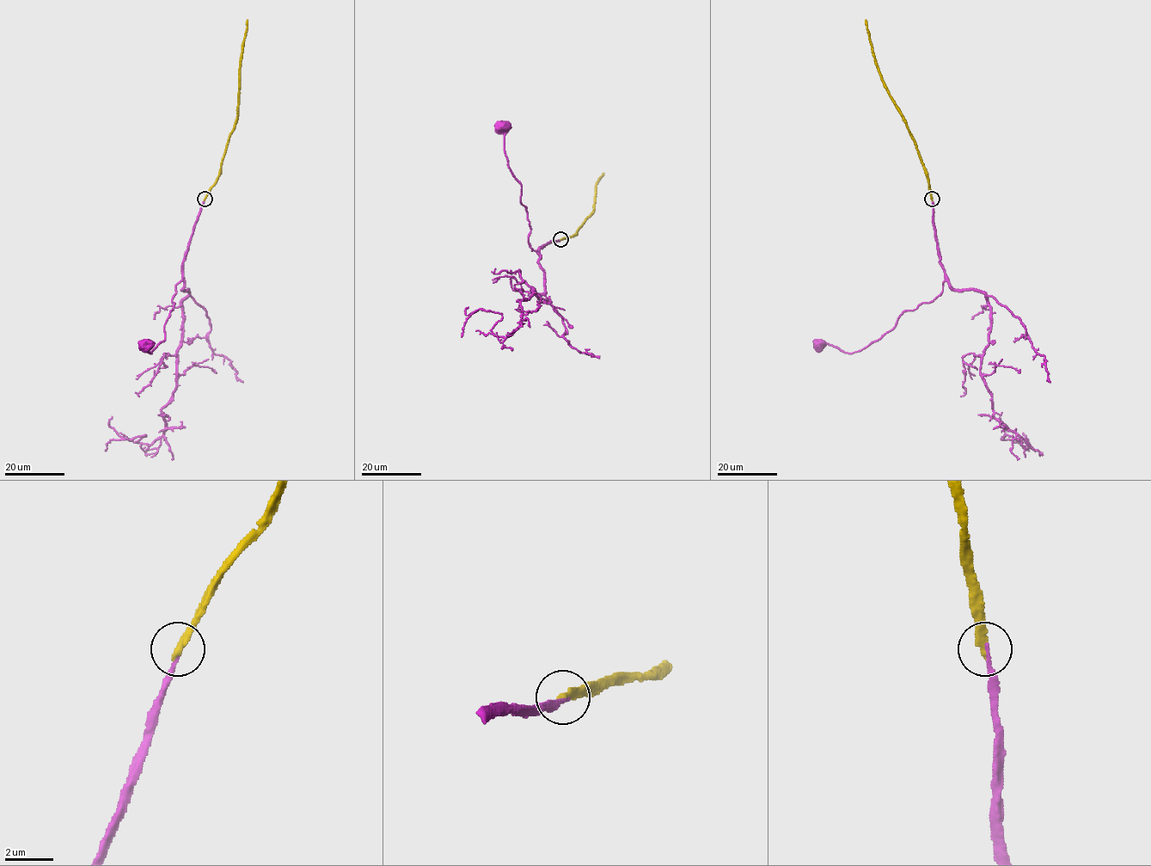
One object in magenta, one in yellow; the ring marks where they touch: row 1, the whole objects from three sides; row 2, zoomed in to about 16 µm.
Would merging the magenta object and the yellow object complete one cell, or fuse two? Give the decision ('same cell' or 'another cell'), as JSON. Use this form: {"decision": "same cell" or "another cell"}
{"decision": "another cell"}

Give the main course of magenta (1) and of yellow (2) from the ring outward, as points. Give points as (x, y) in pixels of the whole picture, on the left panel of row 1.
1: (205, 199), (183, 261), (182, 278), (176, 285), (173, 309), (164, 327), (165, 339), (149, 353), (147, 343)
2: (205, 199), (219, 172), (228, 138), (236, 121), (239, 70), (247, 20)

